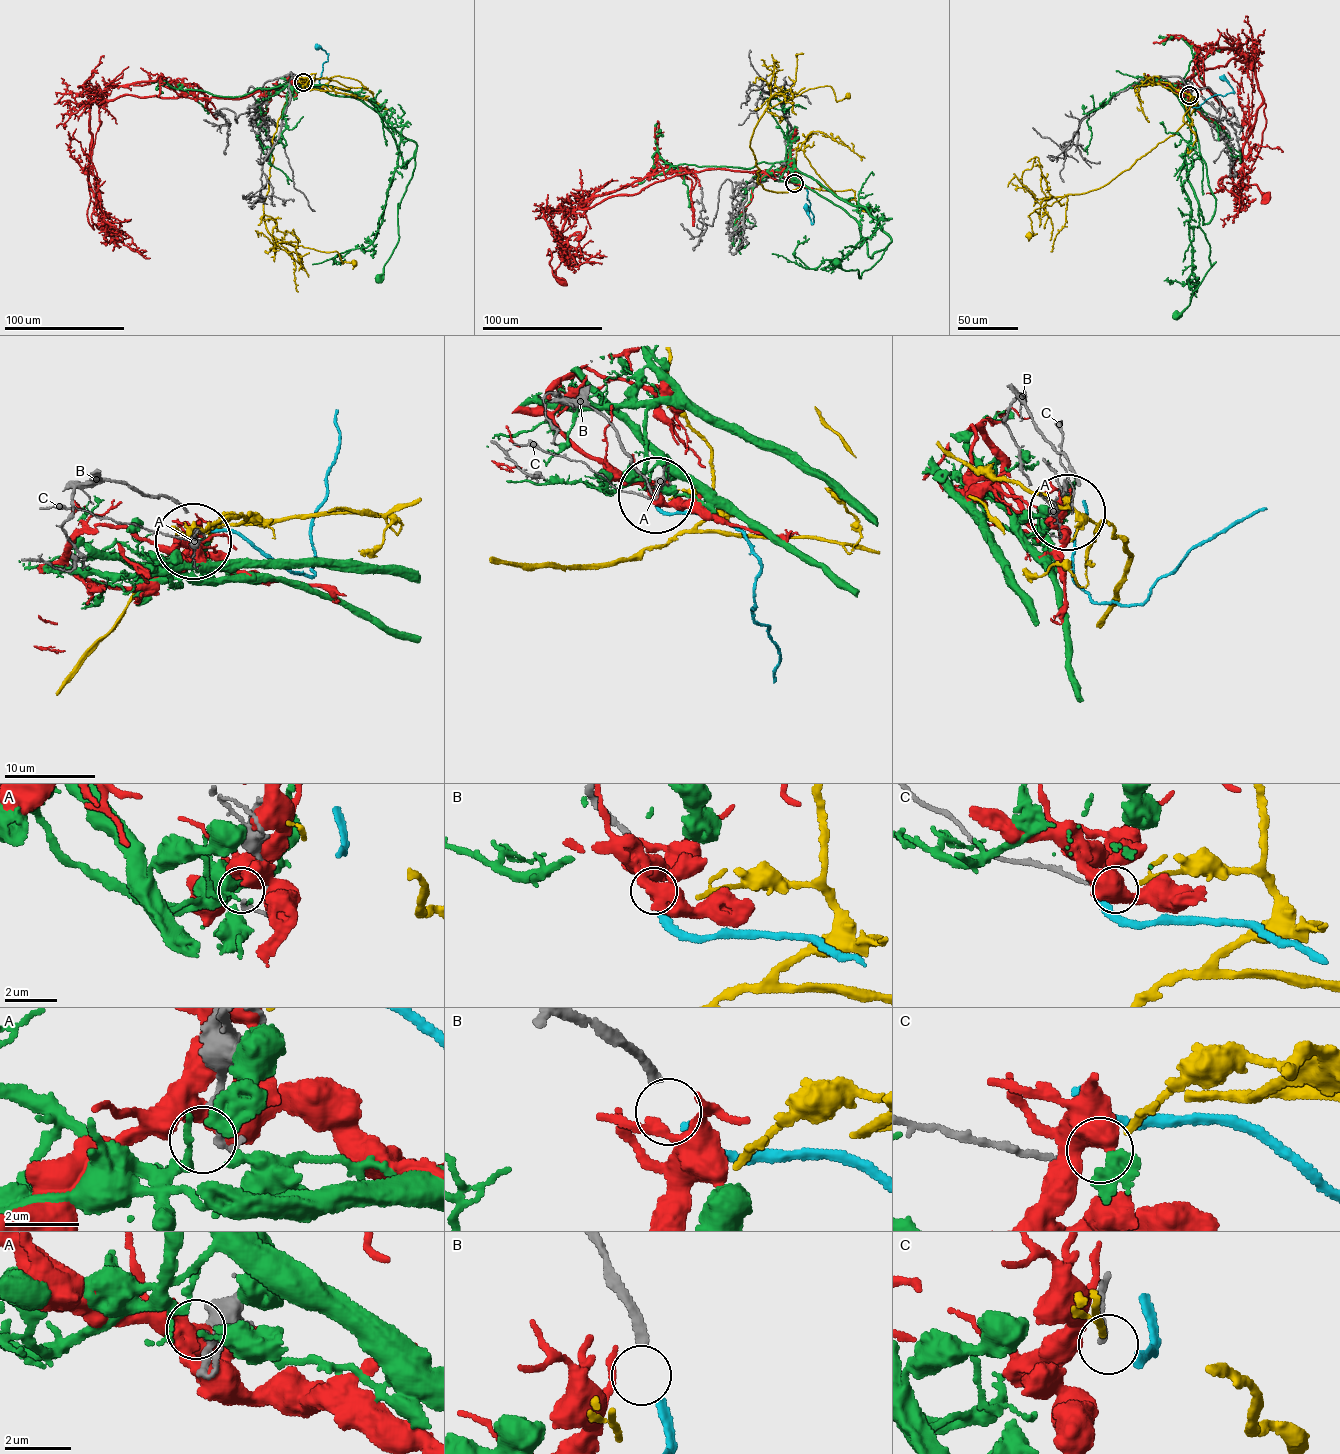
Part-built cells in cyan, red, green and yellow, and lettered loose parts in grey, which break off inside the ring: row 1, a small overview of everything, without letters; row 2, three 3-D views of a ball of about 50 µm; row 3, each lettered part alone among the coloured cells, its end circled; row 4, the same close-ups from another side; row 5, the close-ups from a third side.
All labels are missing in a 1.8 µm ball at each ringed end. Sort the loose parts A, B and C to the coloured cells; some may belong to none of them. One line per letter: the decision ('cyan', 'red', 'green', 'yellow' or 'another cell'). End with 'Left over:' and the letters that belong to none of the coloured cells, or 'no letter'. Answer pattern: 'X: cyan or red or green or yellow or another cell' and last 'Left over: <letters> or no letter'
A: green
B: cyan
C: yellow
Left over: no letter

